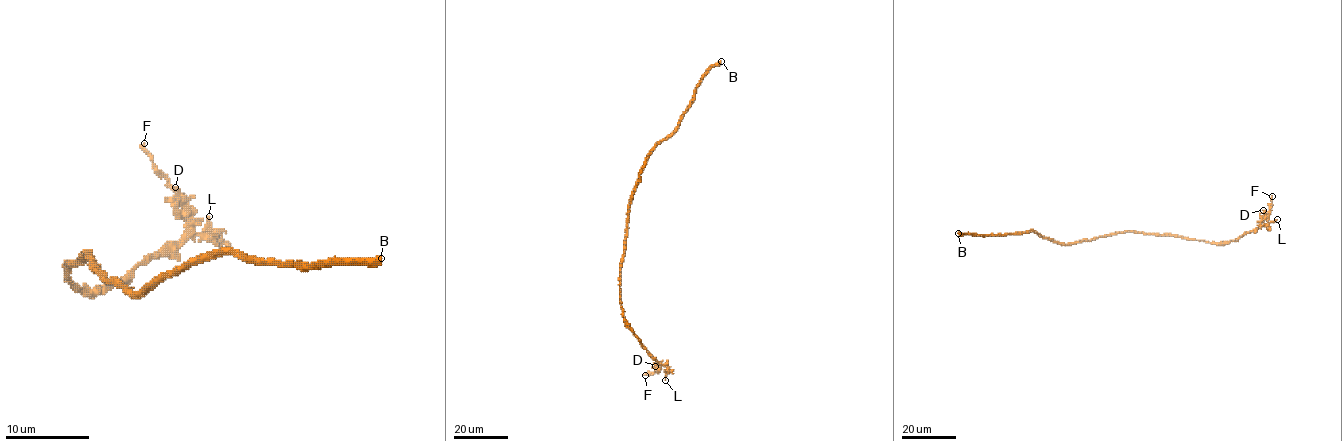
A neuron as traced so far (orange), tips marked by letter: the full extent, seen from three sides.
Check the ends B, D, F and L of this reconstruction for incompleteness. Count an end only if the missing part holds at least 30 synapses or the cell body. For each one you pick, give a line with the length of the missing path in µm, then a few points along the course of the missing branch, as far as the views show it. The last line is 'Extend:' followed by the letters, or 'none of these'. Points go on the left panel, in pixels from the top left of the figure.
B: about 45 µm are missing
Extend: B

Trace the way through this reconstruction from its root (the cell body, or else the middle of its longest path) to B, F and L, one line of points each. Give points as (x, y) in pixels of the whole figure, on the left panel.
B: (90, 256), (127, 292), (140, 292), (222, 254), (307, 264), (374, 264), (381, 258)
F: (90, 256), (67, 275), (77, 288), (102, 290), (163, 256), (186, 229), (188, 206), (144, 143)
L: (90, 256), (67, 275), (77, 288), (102, 290), (190, 237), (211, 235), (209, 216)

